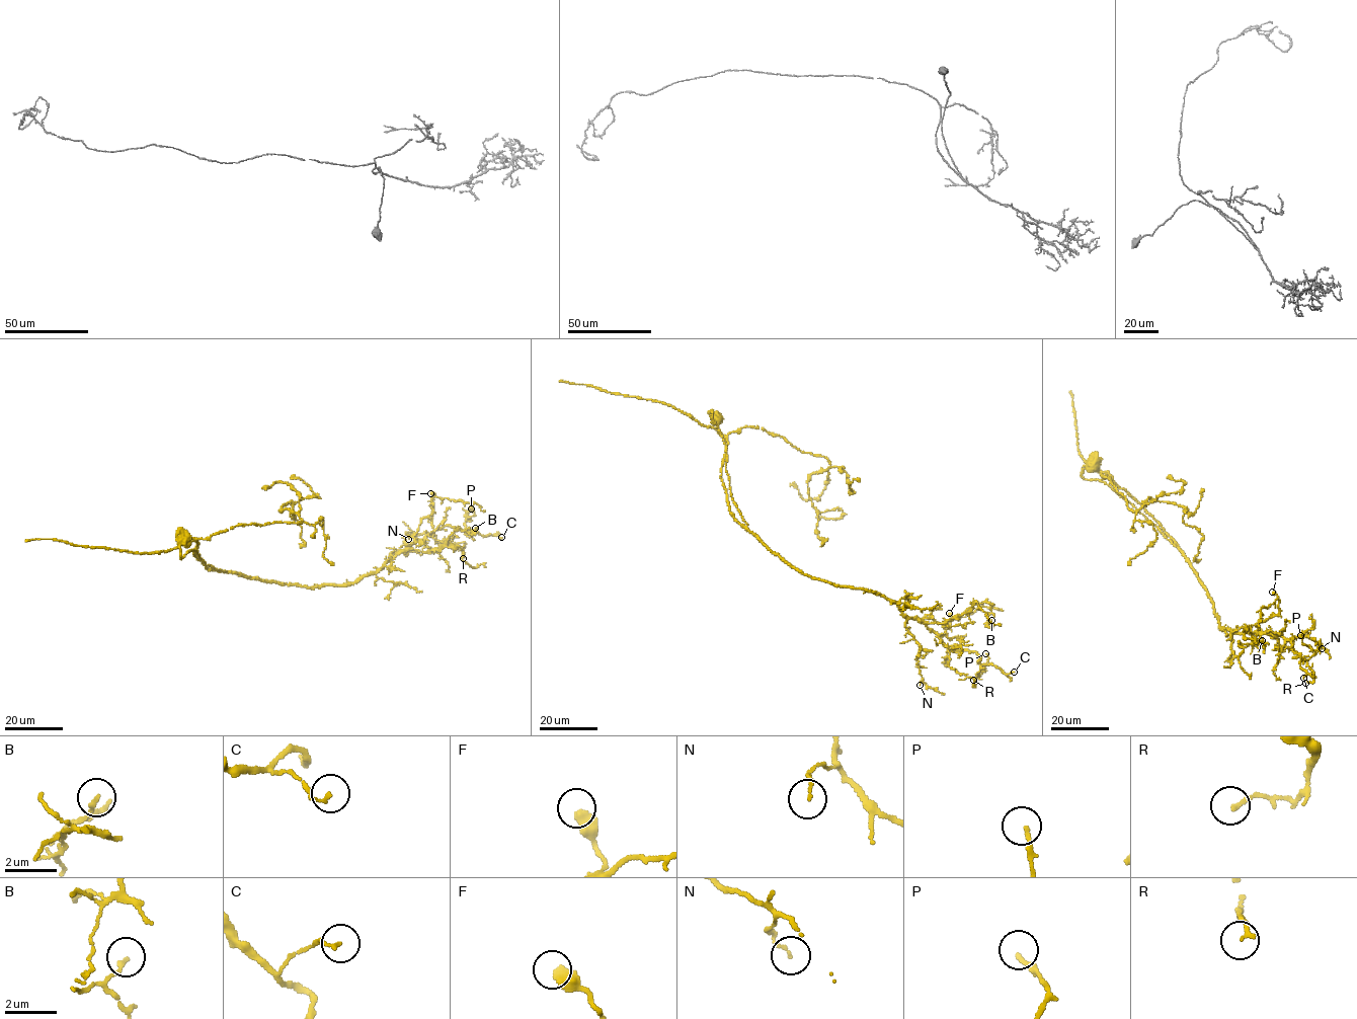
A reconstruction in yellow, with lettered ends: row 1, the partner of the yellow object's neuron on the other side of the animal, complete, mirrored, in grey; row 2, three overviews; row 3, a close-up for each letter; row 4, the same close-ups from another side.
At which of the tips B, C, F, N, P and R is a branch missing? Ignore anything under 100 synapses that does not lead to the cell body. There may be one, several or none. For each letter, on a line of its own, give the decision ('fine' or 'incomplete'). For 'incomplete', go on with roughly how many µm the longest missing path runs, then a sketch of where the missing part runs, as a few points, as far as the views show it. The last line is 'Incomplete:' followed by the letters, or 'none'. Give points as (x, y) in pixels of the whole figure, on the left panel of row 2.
B: fine
C: fine
F: fine
N: fine
P: fine
R: fine
Incomplete: none

